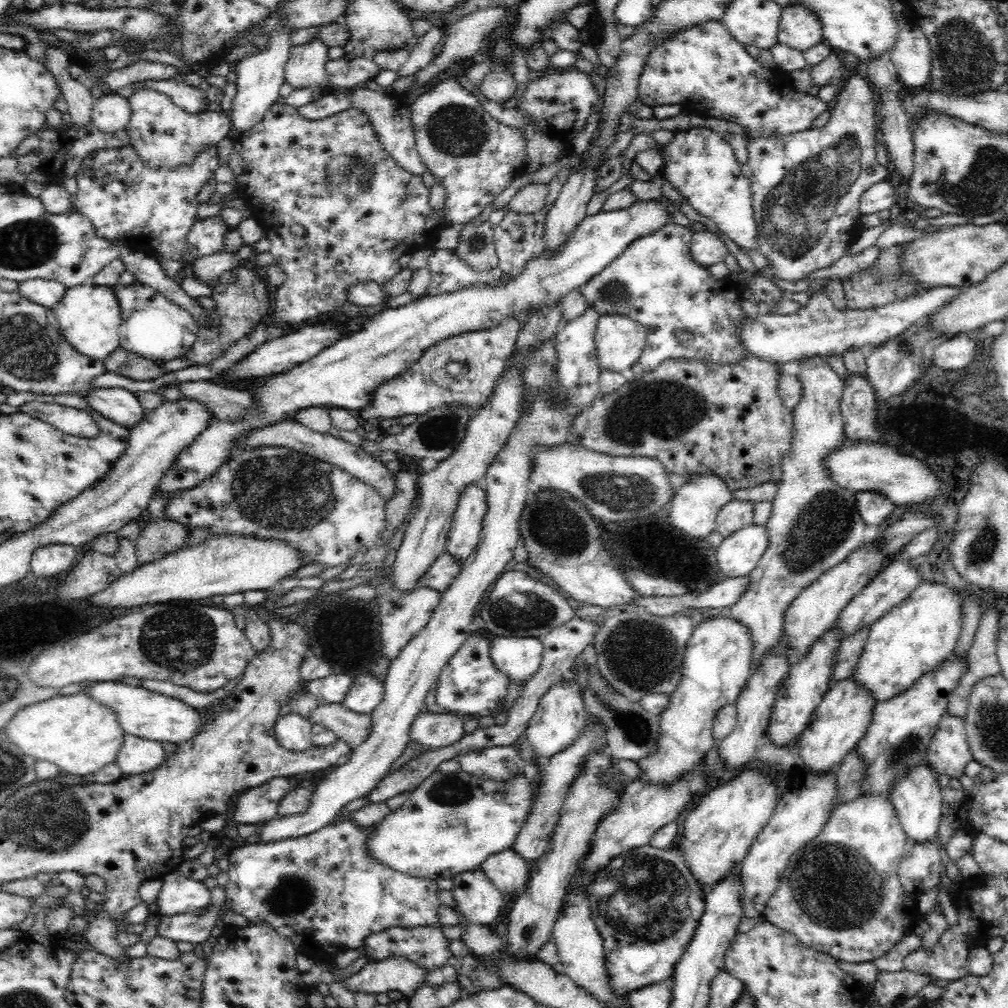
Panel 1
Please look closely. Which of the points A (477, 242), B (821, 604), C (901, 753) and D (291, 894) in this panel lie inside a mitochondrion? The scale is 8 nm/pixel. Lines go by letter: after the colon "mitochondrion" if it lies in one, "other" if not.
A: mitochondrion
B: other
C: mitochondrion
D: mitochondrion

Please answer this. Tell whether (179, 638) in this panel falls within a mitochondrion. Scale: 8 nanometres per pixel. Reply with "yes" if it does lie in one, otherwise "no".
yes

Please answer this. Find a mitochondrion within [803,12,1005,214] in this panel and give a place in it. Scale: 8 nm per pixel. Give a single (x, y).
(966, 60)

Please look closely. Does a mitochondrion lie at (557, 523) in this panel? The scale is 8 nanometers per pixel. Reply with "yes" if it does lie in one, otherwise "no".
yes

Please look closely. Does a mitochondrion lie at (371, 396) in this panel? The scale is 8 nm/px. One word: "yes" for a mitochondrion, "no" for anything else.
no

